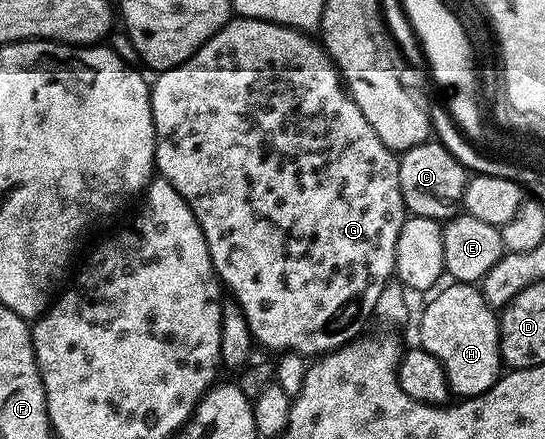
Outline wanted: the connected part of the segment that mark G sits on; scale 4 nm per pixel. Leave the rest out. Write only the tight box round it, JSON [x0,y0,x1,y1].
[150,16,406,356]

